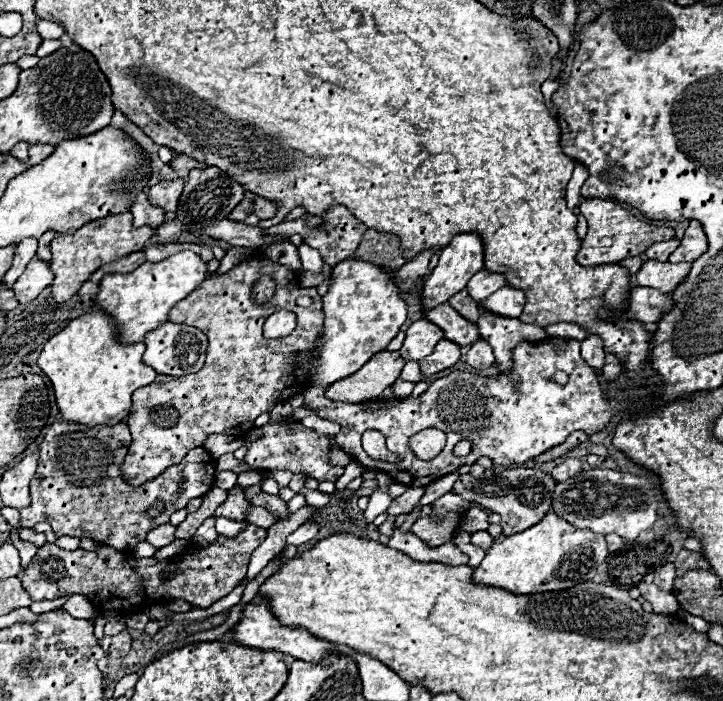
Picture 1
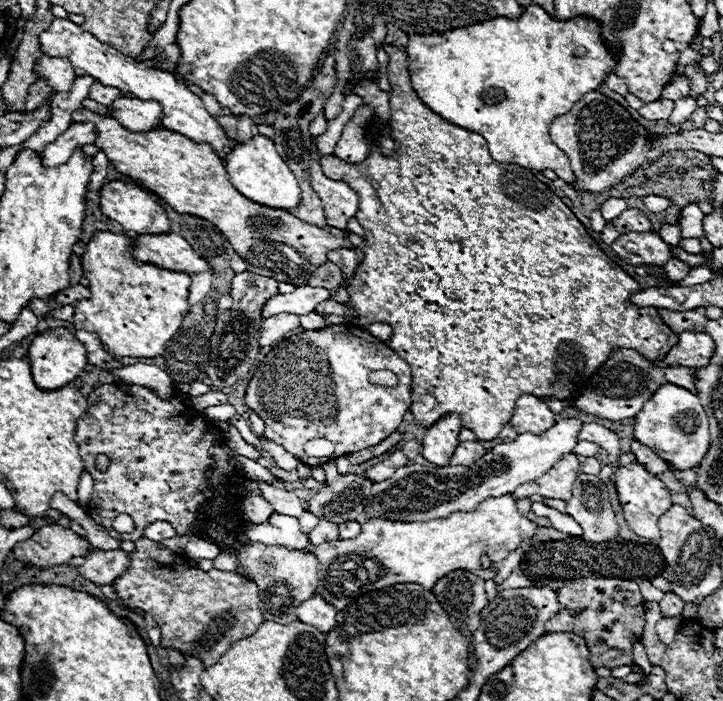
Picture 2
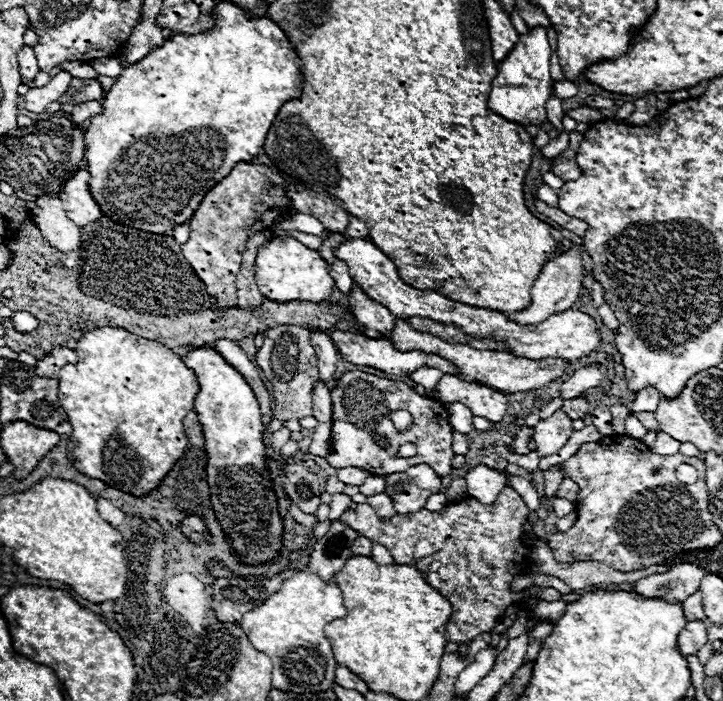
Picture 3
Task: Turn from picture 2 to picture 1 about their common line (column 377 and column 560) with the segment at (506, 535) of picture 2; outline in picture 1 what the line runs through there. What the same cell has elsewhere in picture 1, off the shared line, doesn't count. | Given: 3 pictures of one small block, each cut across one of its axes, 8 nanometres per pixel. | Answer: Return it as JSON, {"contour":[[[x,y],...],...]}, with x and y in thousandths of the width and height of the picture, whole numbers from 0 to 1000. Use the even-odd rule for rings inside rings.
{"contour":[[[758,730],[747,748],[700,765],[694,773],[683,773],[664,807],[656,810],[653,830],[680,839],[694,839],[708,847],[744,847],[791,839],[797,833],[813,830],[827,819],[827,807],[838,799],[838,770],[833,762],[816,756],[802,756]]]}

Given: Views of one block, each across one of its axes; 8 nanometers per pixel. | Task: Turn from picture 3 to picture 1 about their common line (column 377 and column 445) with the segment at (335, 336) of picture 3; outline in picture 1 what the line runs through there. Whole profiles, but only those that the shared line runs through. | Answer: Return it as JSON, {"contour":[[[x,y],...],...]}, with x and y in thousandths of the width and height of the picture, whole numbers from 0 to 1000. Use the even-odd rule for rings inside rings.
{"contour":[[[609,485],[609,491],[603,491],[603,499],[595,508],[589,508],[586,514],[578,514],[581,531],[586,531],[586,536],[598,536],[609,528],[628,522],[633,511],[636,511],[636,494],[622,485]]]}

